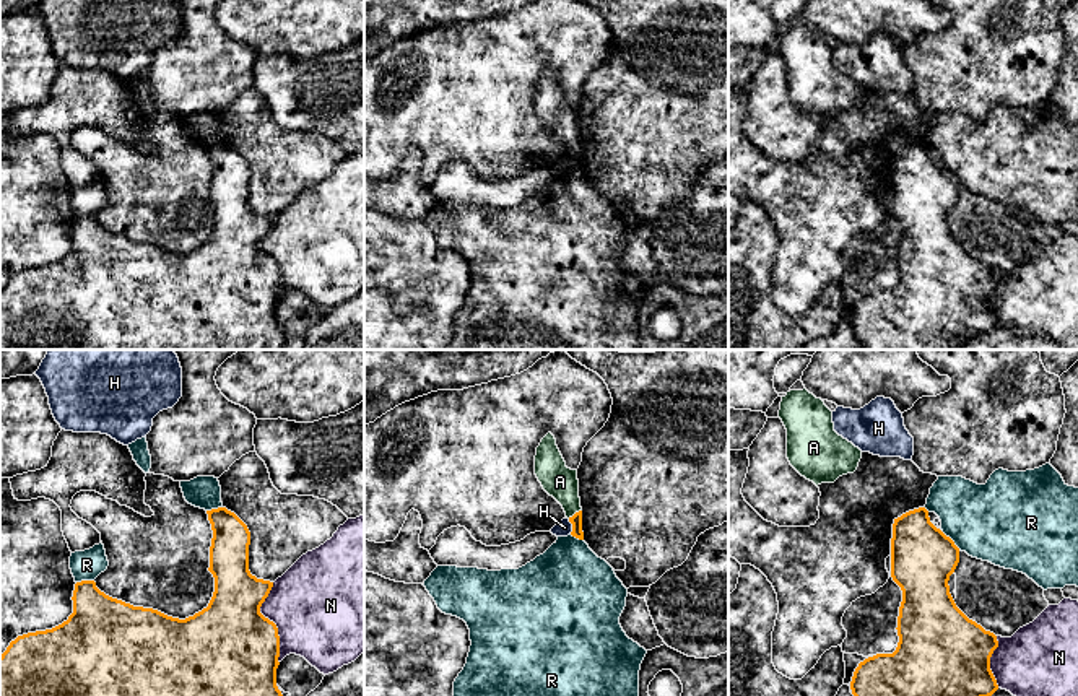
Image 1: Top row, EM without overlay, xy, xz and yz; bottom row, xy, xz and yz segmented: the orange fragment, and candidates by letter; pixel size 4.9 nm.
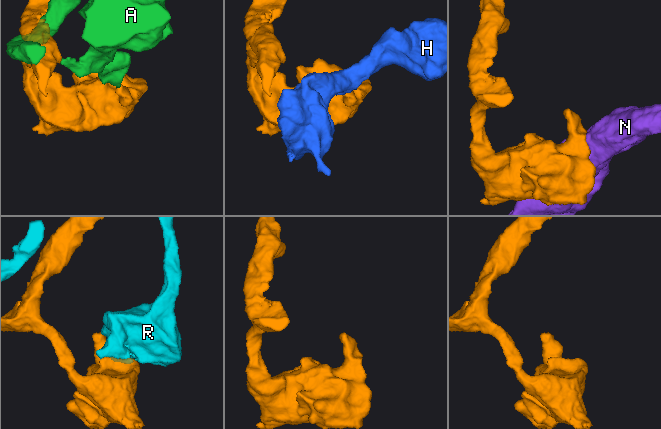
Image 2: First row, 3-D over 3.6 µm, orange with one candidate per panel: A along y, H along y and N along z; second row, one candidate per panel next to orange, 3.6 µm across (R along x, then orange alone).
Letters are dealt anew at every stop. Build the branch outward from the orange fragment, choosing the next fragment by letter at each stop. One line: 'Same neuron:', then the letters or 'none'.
Same neuron: none

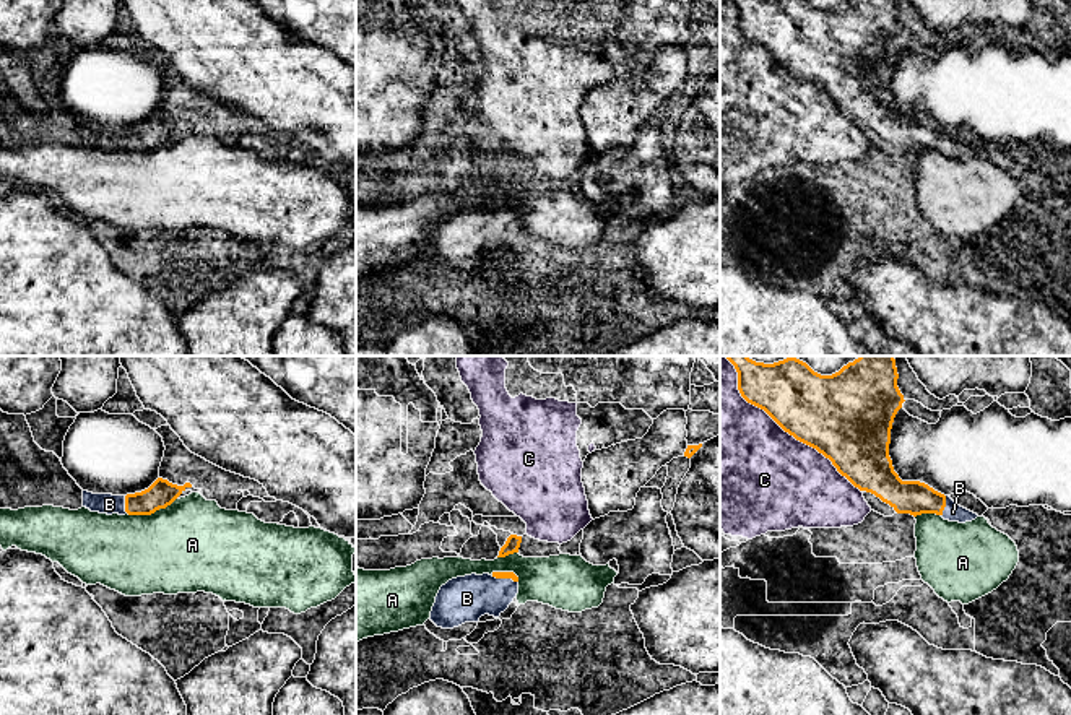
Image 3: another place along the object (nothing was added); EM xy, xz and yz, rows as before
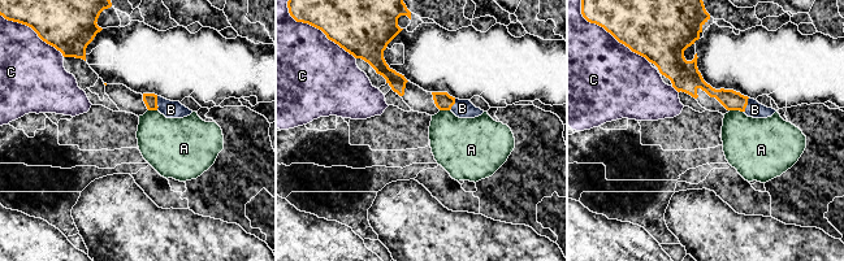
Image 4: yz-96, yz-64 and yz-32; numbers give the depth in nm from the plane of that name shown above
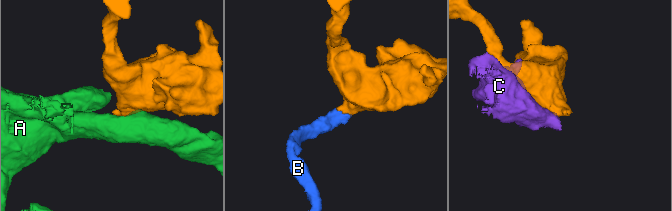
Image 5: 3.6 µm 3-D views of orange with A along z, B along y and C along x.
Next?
Same neuron: B

